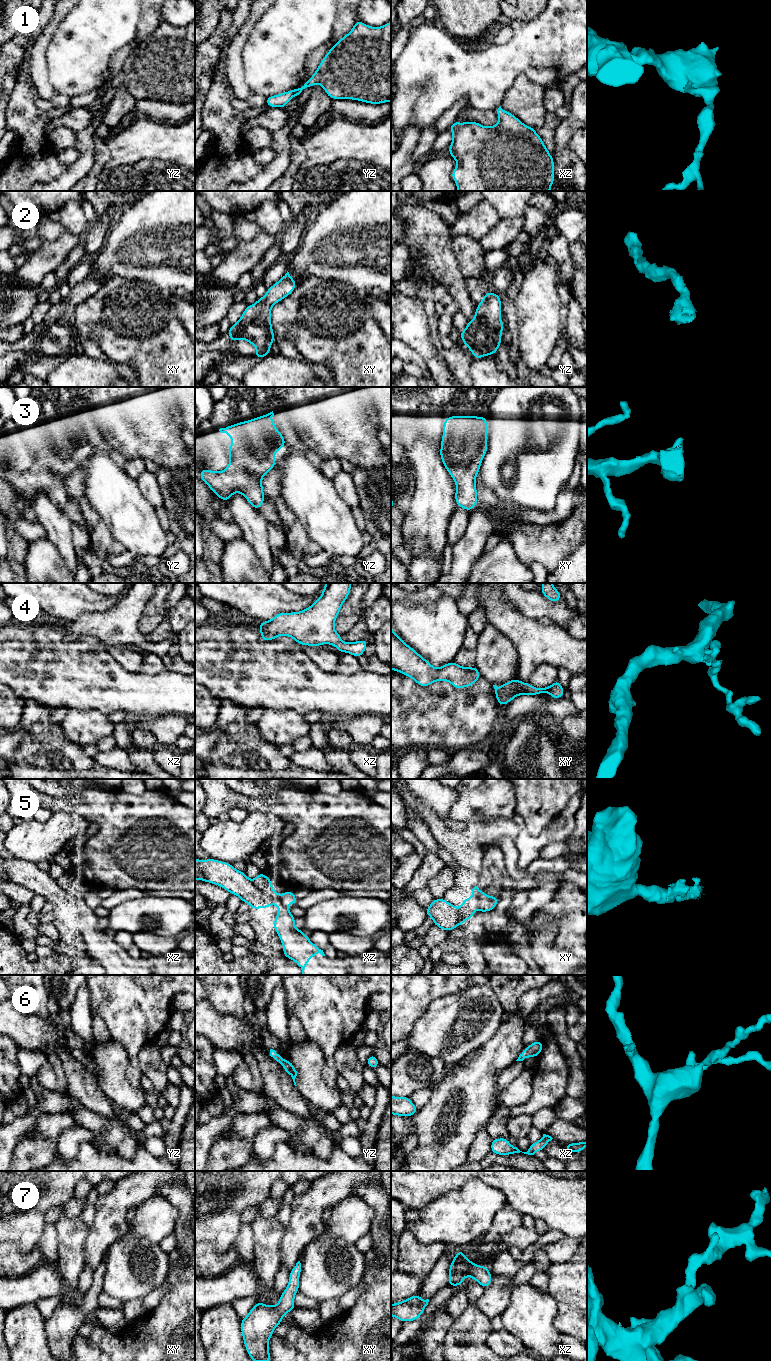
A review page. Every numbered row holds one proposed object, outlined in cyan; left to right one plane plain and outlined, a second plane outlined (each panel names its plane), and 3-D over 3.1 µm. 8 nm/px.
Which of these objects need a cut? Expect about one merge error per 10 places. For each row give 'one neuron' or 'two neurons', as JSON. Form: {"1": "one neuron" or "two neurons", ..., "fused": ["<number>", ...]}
{"1": "one neuron", "2": "one neuron", "3": "one neuron", "4": "one neuron", "5": "one neuron", "6": "one neuron", "7": "one neuron", "fused": []}

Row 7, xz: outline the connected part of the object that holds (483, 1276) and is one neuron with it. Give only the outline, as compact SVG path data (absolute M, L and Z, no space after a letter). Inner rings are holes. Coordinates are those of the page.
M456 1251L449 1267L448 1286L461 1286L463 1279L469 1276L484 1289L491 1284L492 1275L487 1266L479 1266L465 1257L464 1251Z

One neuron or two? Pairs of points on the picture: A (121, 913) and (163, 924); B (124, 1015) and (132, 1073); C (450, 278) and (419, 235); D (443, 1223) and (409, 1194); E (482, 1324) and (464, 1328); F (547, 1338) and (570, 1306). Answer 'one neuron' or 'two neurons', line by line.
A: one neuron
B: one neuron
C: one neuron
D: two neurons
E: one neuron
F: two neurons

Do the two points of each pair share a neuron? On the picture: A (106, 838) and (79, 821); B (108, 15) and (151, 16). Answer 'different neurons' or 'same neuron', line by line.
A: different neurons
B: different neurons

